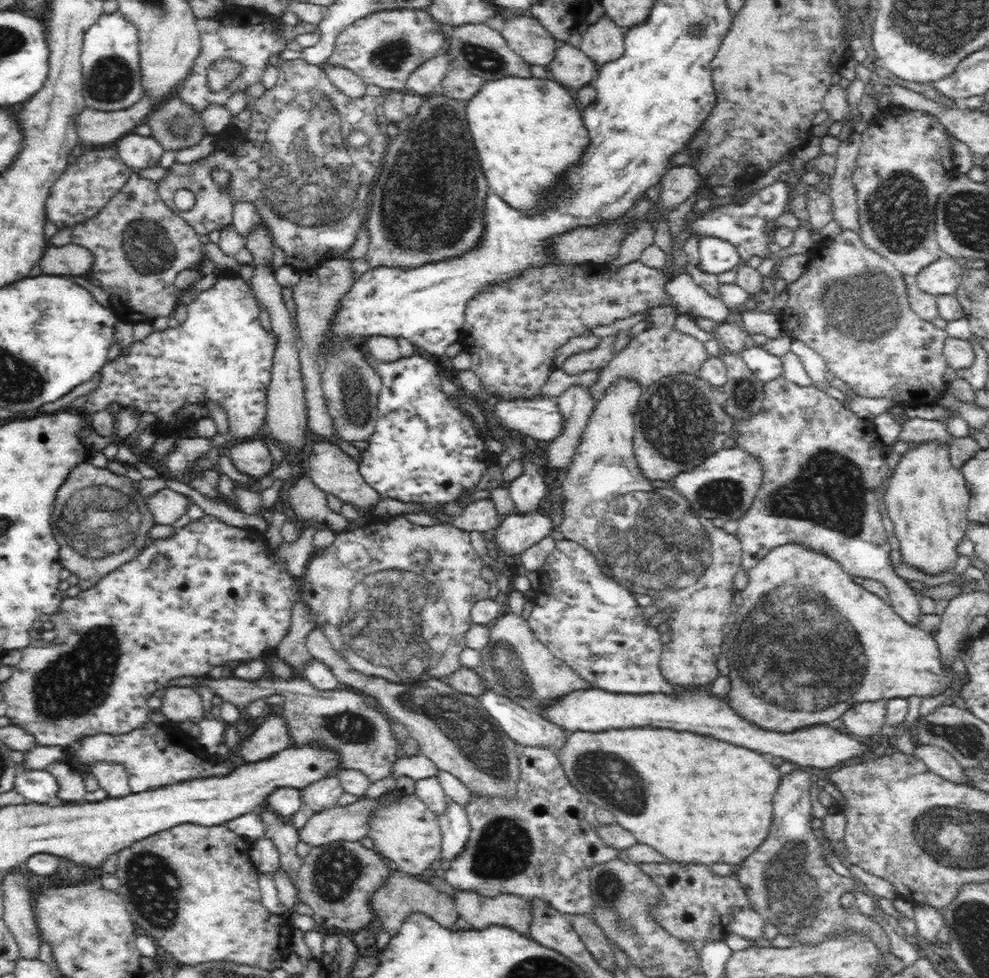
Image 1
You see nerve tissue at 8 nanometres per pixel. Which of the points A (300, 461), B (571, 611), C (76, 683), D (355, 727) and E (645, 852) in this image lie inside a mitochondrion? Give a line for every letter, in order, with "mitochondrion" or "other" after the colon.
A: other
B: other
C: mitochondrion
D: mitochondrion
E: other

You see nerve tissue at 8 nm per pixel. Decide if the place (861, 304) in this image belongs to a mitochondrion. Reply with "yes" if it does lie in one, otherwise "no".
yes

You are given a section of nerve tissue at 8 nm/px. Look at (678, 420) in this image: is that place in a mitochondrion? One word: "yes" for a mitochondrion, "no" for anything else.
yes

